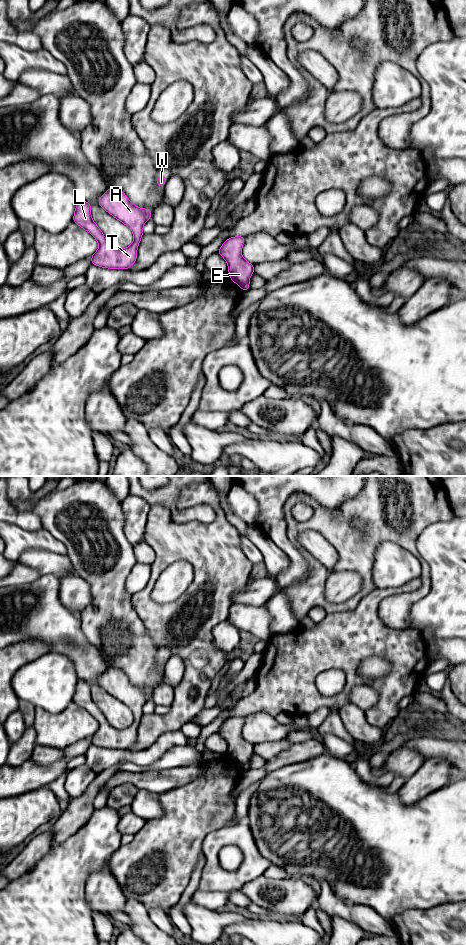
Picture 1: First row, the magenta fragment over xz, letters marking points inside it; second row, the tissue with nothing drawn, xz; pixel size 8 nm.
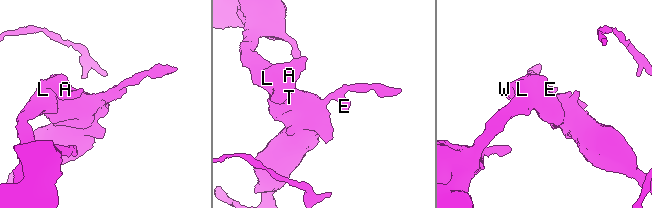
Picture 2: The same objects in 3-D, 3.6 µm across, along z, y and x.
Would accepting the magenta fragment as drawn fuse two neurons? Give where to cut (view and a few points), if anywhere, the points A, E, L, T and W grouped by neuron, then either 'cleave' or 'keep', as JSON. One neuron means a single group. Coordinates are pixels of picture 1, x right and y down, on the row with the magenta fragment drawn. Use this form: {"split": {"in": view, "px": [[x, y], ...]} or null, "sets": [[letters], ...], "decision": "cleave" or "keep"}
{"split": null, "sets": [["A", "E", "L", "T", "W"]], "decision": "keep"}

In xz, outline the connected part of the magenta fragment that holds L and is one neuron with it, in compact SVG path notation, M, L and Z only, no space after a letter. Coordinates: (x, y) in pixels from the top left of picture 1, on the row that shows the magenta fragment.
M112 187L99 197L98 204L130 228L134 239L127 248L113 247L93 221L90 203L79 200L75 208L73 222L89 232L99 244L99 249L91 256L91 264L109 269L129 269L137 259L137 248L143 236L143 226L147 220L151 219L153 212L148 208L137 207L123 191Z

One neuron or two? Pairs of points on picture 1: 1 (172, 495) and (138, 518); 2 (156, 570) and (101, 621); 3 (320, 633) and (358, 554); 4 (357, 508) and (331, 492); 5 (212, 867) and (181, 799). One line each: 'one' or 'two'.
1: two
2: two
3: two
4: two
5: two

